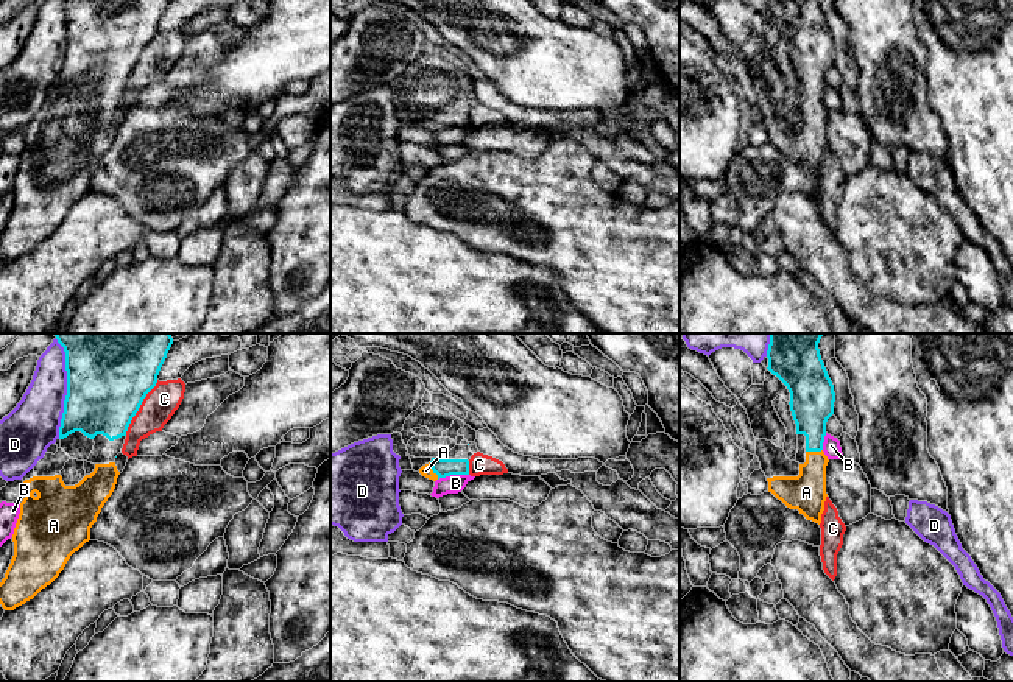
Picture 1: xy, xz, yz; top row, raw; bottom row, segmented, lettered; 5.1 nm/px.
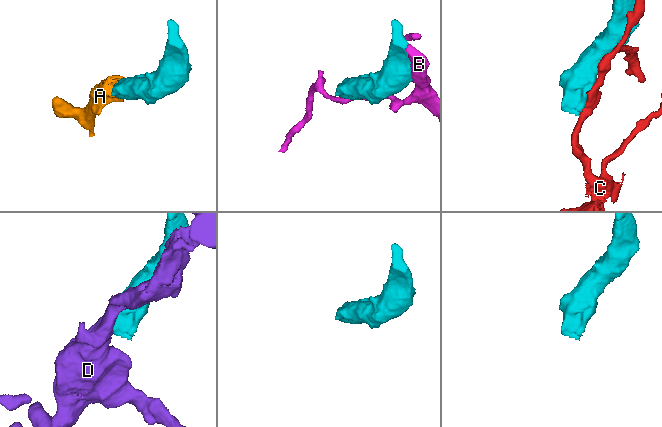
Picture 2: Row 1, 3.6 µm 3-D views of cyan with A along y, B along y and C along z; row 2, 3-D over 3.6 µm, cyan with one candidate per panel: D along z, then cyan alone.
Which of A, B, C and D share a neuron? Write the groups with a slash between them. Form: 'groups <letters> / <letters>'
groups A / B / C / D

